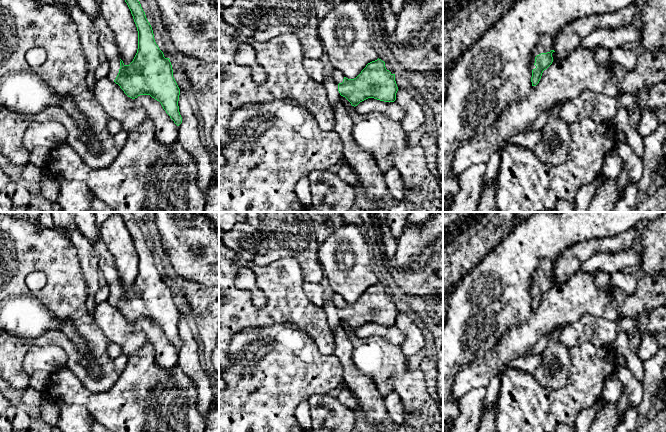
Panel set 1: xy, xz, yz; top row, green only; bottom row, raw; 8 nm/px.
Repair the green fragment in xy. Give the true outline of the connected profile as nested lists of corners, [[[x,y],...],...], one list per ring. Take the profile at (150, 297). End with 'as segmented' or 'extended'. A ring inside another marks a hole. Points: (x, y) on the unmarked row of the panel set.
[[[132,212],[117,213],[122,216],[136,248],[138,273],[133,285],[125,289],[120,283],[113,255],[101,239],[92,242],[98,254],[98,267],[110,288],[108,301],[132,323],[140,319],[150,319],[159,325],[179,350],[182,347],[178,330],[180,313],[173,301],[170,283],[164,281],[156,268],[152,251]]] | extended

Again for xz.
[[[379,282],[368,287],[354,303],[344,301],[336,293],[332,293],[332,300],[338,308],[340,319],[345,321],[354,331],[368,322],[384,326],[396,324],[398,311],[395,298],[387,294],[385,286]]] | extended

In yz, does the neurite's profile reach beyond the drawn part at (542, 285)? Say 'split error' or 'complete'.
split error

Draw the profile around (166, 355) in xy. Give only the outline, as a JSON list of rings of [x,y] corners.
[[[140,319],[134,323],[137,330],[142,331],[147,341],[154,348],[155,362],[164,370],[178,365],[178,350],[163,333],[161,327],[150,319]]]

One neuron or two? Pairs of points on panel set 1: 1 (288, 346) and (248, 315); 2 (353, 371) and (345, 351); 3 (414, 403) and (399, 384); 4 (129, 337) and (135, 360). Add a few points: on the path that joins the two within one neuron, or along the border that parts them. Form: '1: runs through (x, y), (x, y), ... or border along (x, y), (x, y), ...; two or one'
1: border along (287, 322), (268, 326), (249, 326), (241, 331); two
2: runs through (349, 366), (345, 356); one
3: runs through (413, 398), (404, 389); one
4: border along (147, 341), (128, 356); two

